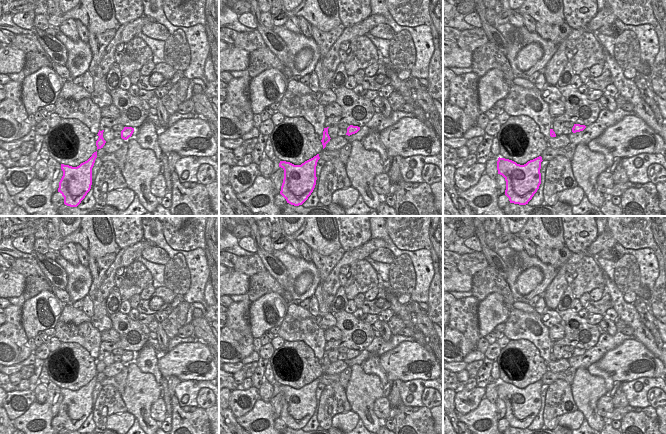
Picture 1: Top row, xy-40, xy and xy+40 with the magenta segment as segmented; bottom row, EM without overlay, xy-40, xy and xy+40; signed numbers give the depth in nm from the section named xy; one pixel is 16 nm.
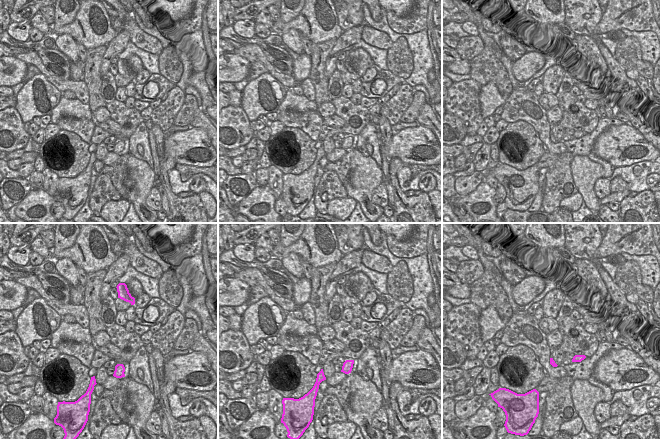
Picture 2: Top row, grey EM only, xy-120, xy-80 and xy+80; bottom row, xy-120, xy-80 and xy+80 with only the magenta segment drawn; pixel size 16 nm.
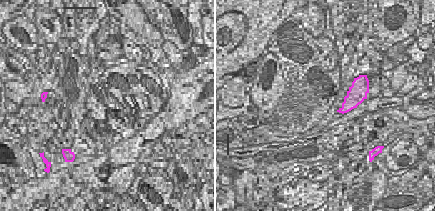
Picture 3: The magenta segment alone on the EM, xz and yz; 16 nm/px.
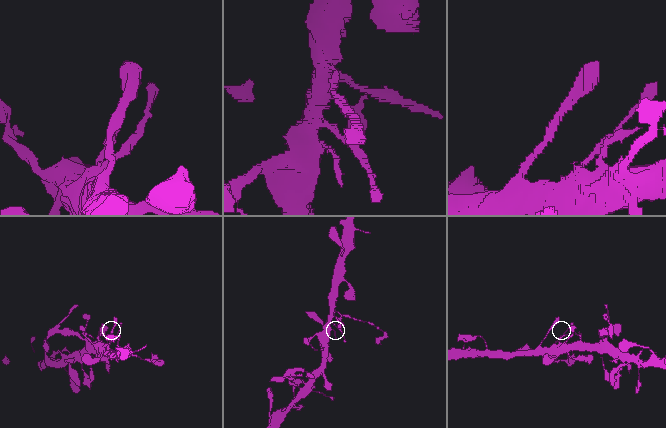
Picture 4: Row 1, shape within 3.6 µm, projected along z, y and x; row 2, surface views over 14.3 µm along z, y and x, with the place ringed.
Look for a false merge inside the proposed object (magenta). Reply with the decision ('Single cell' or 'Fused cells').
Single cell

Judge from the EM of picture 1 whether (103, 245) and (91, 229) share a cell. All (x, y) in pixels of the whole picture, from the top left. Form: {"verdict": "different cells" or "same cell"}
{"verdict": "same cell"}

